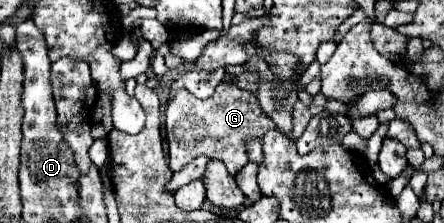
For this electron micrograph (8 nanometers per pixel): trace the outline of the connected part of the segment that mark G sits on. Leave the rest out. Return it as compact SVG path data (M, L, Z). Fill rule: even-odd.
M226 75L224 83L216 87L216 93L210 99L198 99L190 91L176 91L174 99L168 101L164 113L166 139L168 139L168 159L170 169L180 171L190 159L198 155L208 155L210 159L220 159L230 175L236 175L246 163L248 155L244 149L244 141L252 135L262 137L268 129L274 129L272 119L268 119L254 93L242 91L230 83L230 75Z

